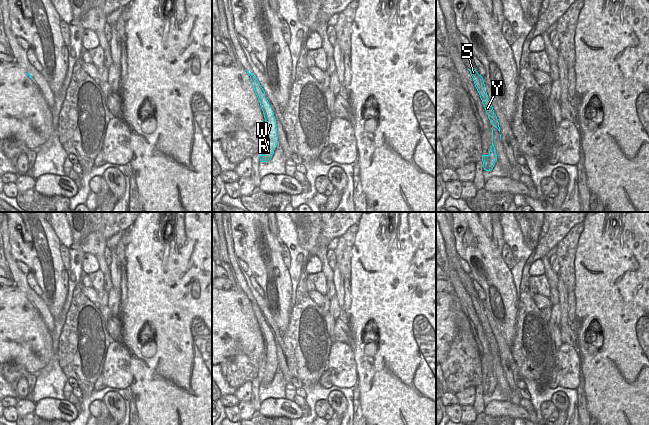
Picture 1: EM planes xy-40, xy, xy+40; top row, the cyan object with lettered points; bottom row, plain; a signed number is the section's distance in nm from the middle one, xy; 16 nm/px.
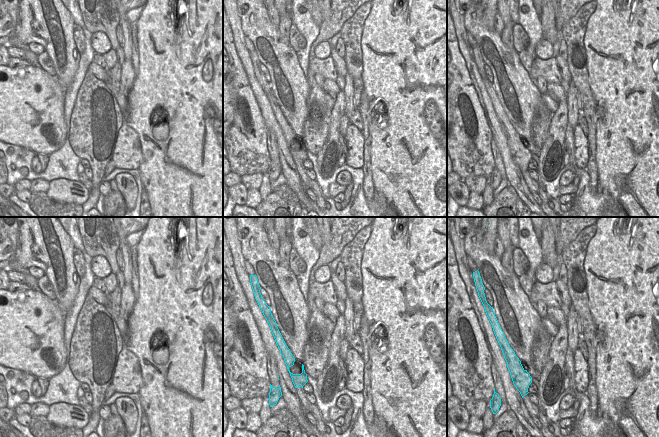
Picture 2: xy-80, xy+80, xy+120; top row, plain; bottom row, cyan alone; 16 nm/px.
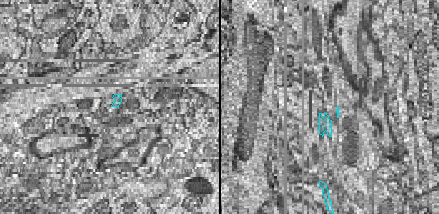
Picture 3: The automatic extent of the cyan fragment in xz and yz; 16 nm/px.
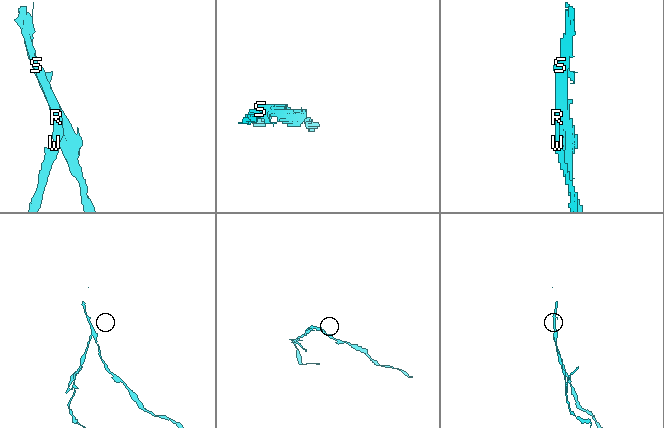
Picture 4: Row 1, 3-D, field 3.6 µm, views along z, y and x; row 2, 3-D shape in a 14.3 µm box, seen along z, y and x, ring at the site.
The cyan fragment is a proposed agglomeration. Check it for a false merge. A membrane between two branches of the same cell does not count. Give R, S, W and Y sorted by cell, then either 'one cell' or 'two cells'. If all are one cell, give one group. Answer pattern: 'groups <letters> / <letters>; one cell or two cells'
groups R W / S Y; two cells

